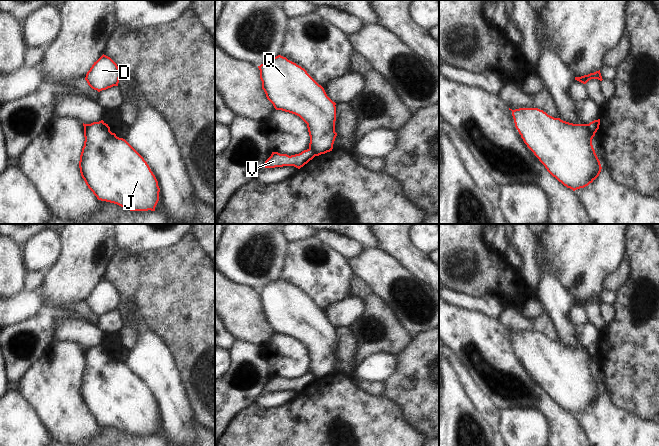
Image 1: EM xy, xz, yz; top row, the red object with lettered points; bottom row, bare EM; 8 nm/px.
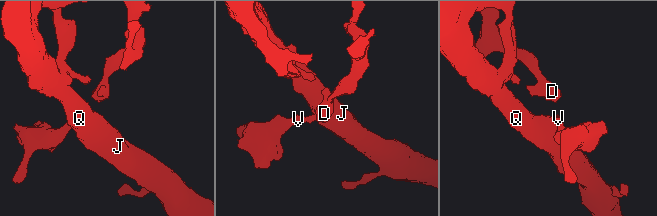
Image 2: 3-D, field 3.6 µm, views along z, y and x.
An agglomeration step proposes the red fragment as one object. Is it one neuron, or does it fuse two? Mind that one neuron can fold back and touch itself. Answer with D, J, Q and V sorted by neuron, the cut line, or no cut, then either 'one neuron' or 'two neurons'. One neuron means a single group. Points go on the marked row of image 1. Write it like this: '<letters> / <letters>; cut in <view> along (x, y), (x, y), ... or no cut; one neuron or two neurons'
D J Q / V; cut in yz along (587, 124), (595, 132); two neurons

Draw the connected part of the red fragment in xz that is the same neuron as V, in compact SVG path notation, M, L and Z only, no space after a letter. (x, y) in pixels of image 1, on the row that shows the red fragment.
M310 149L304 150L299 154L291 156L287 154L280 154L278 152L272 152L271 156L265 161L264 167L275 168L283 166L294 166L300 169L314 157L315 154Z

